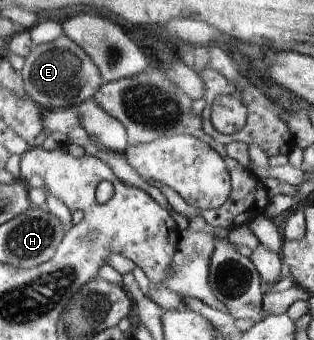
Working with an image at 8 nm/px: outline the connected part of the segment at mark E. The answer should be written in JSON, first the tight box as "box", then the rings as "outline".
{"box":[20,34,105,111],"outline":[[[65,34],[48,43],[34,47],[32,54],[25,59],[25,67],[20,72],[24,79],[28,95],[42,108],[43,111],[62,108],[64,99],[67,107],[92,98],[105,83],[100,69],[76,41]]]}

